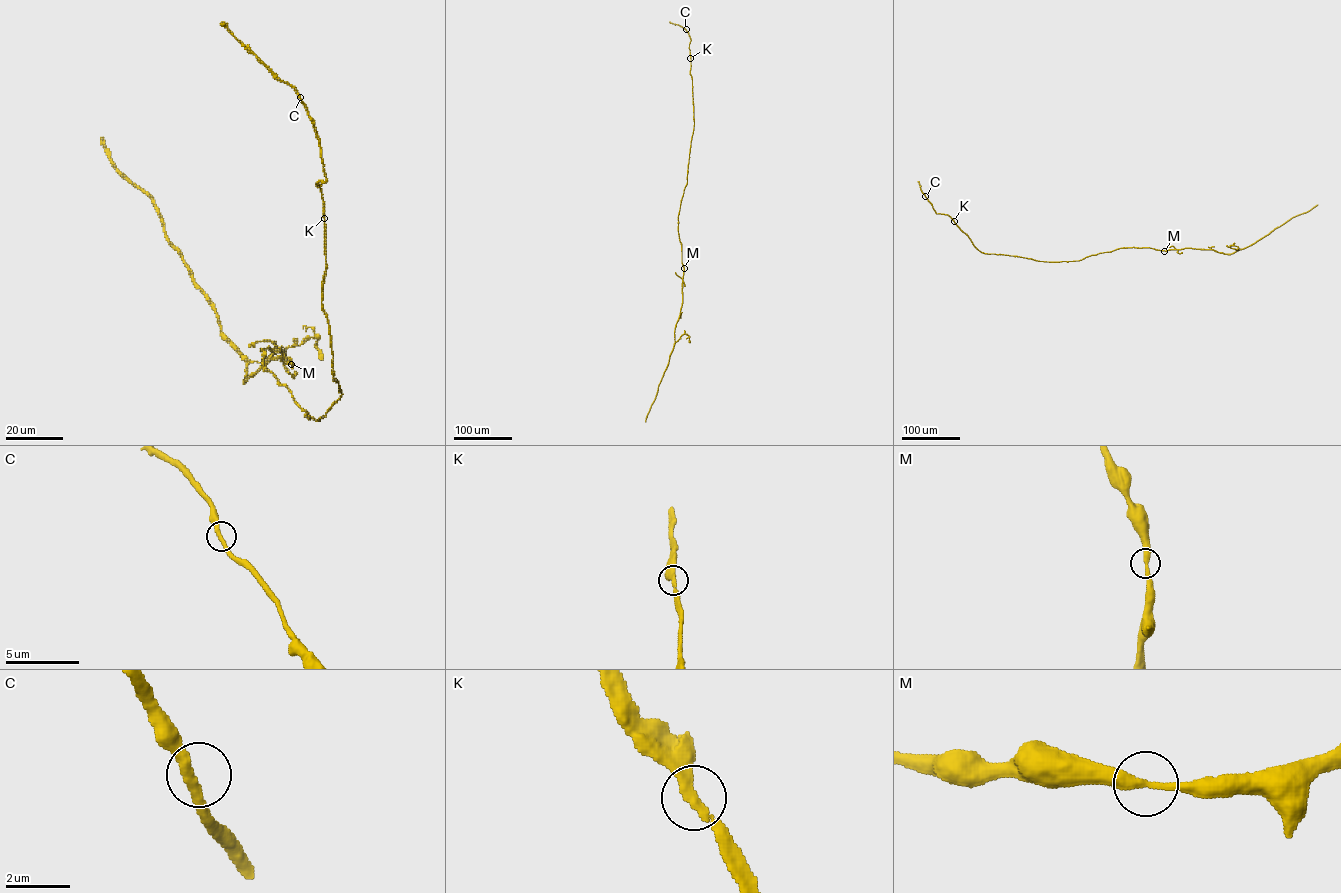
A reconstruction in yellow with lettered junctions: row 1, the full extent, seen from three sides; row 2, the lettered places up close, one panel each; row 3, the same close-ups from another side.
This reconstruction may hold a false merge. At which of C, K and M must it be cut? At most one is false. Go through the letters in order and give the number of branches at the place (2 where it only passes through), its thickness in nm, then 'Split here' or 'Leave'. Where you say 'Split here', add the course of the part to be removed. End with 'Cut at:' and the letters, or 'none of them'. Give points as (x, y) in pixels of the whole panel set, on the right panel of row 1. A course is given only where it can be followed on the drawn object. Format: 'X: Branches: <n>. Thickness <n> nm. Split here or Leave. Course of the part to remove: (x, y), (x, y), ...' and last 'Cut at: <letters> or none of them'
C: Branches: 2. Thickness 320 nm. Leave
K: Branches: 2. Thickness 300 nm. Leave
M: Branches: 2. Thickness 320 nm. Leave
Cut at: none of them

